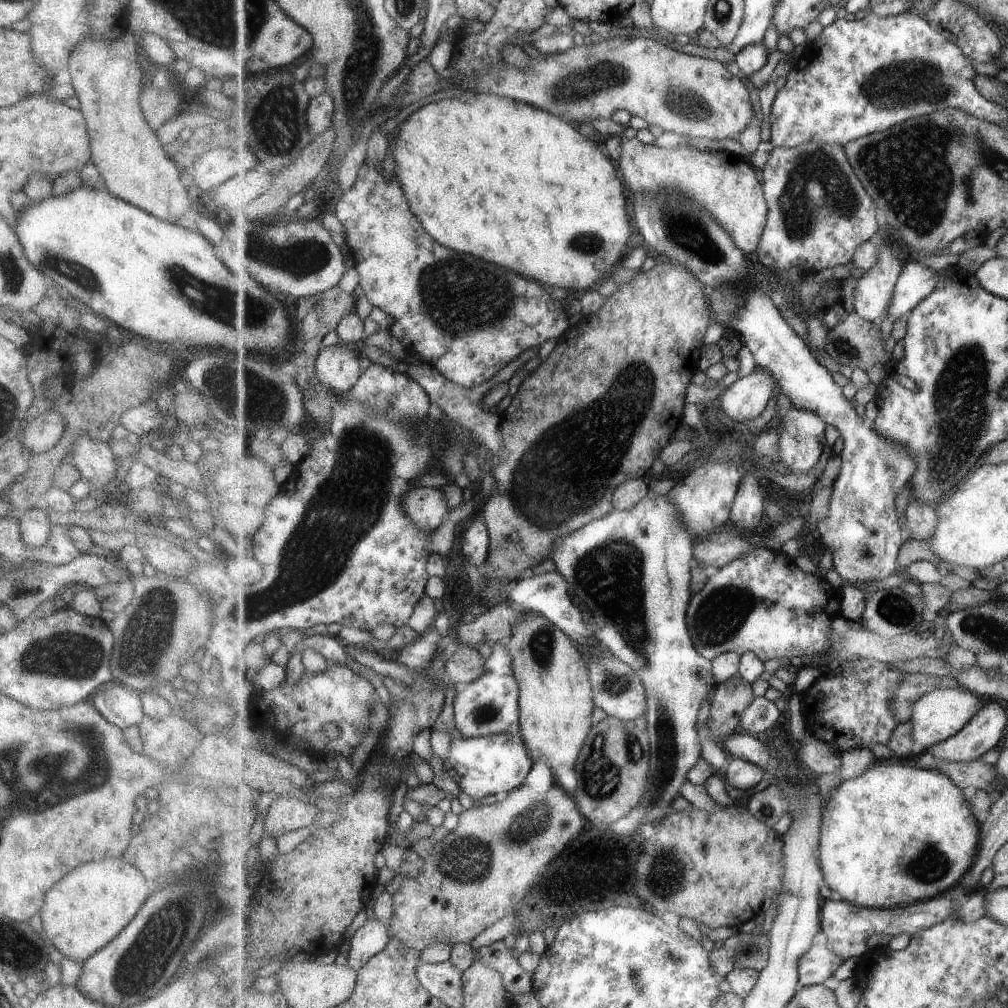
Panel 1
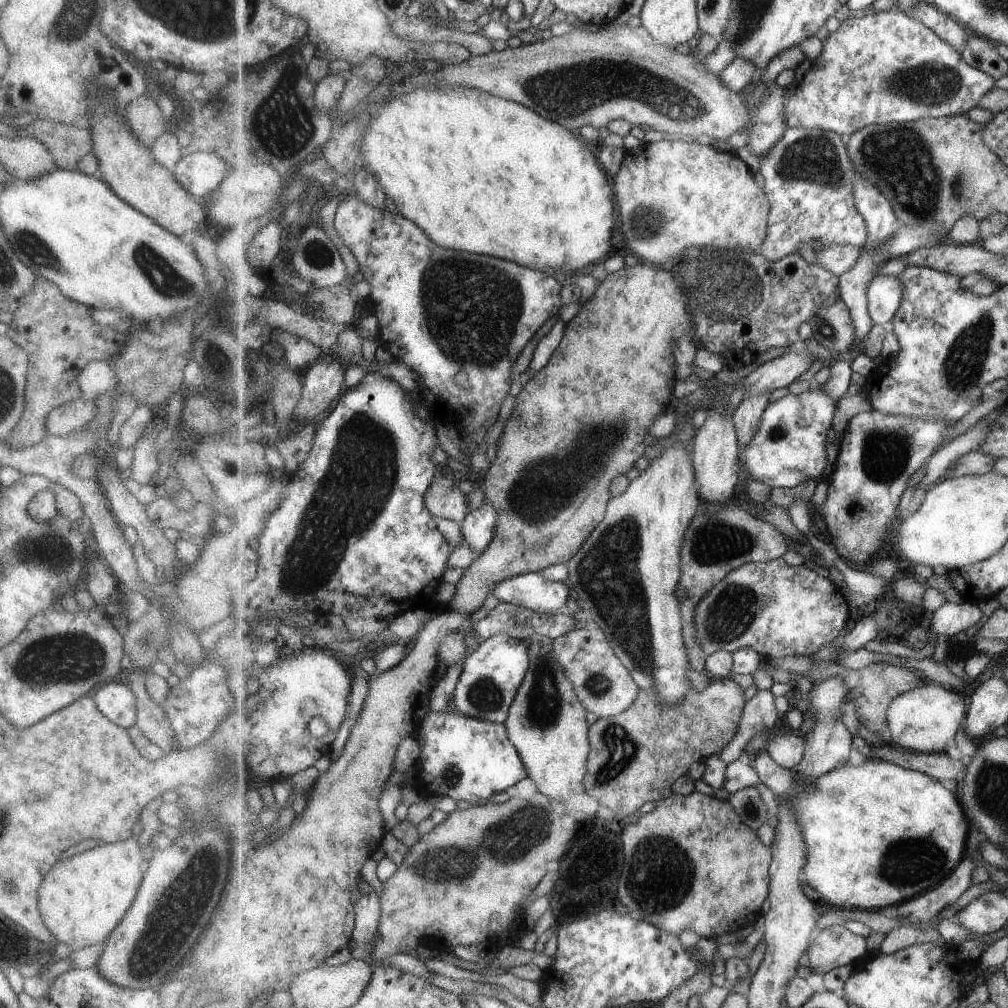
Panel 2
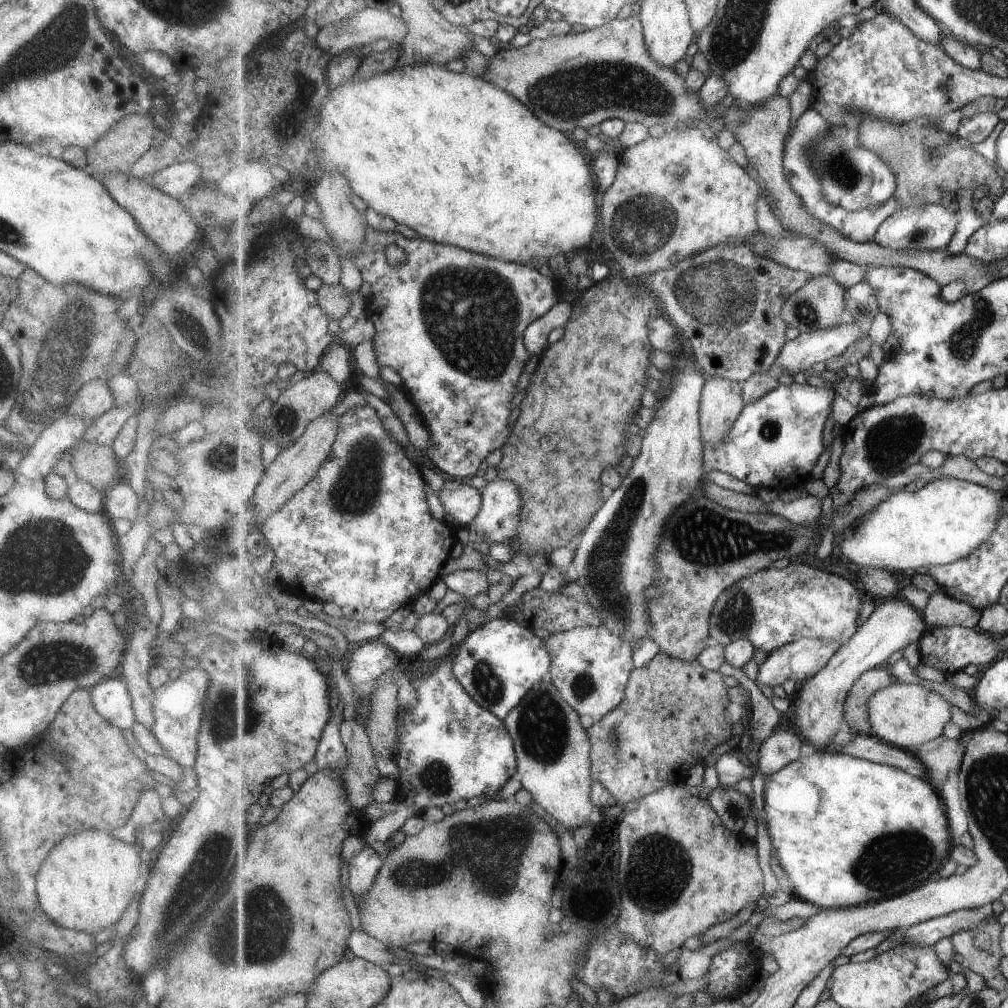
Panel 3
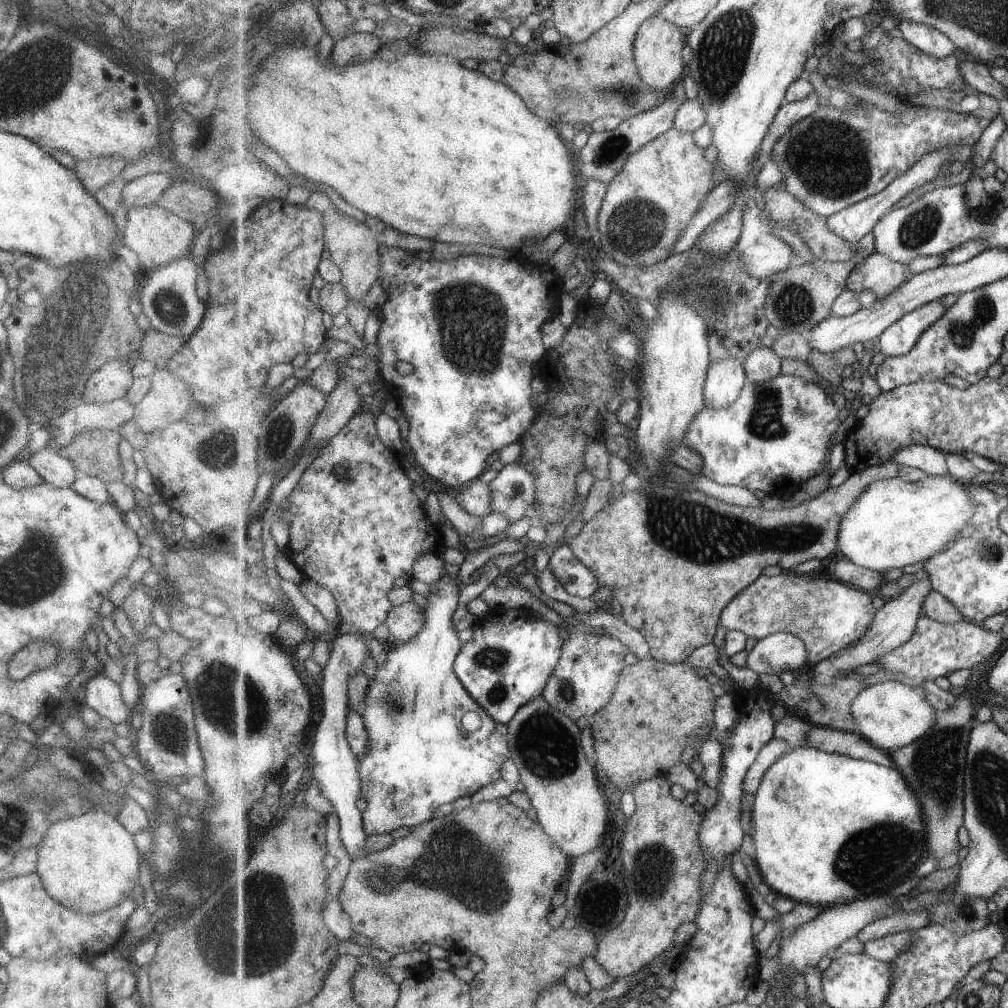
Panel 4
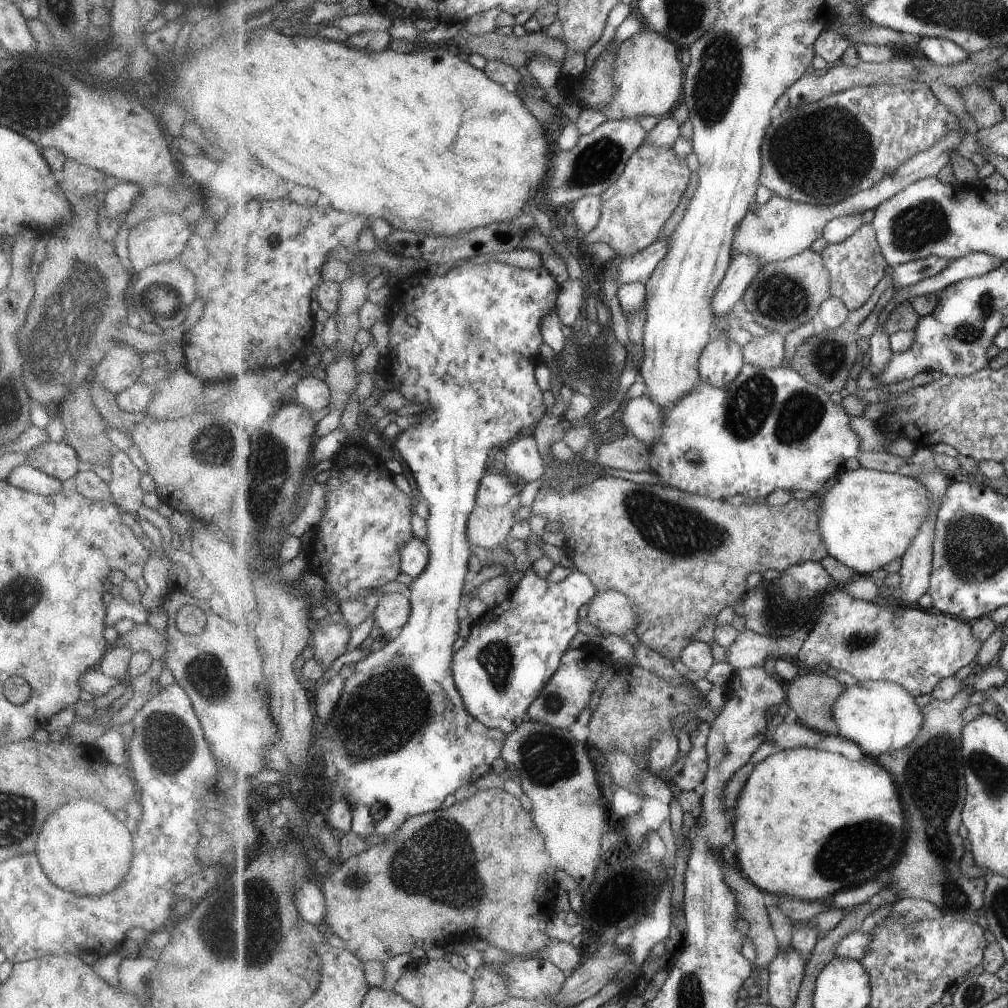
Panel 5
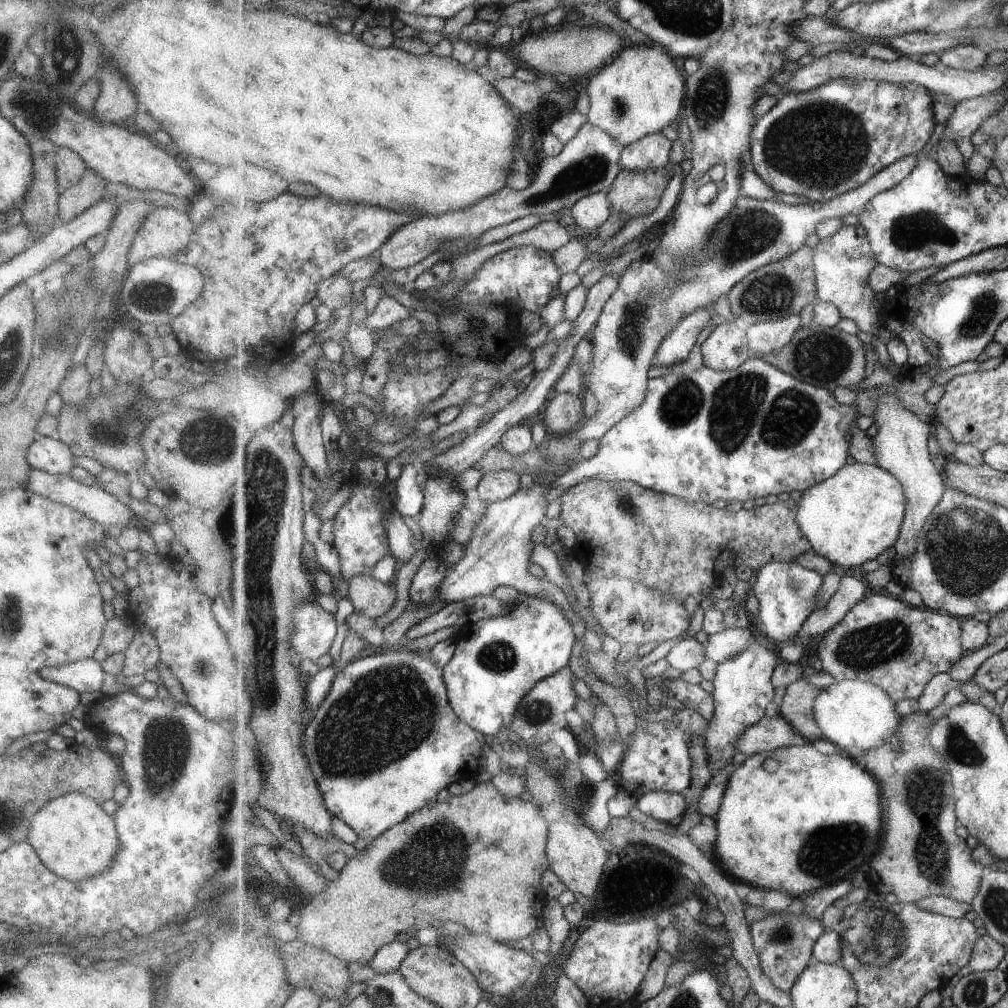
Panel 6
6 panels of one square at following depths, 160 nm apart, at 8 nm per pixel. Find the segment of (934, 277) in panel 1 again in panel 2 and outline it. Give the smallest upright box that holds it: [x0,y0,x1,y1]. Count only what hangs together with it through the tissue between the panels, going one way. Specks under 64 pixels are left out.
[867,275,904,325]

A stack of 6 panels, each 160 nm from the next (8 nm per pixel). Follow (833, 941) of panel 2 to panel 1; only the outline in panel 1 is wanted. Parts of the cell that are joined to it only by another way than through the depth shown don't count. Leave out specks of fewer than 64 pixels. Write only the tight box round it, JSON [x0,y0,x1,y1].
[799,945,844,987]

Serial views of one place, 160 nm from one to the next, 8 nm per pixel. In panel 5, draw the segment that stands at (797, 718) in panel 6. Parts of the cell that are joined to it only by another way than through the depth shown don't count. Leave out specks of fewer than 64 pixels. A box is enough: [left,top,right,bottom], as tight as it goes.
[785,670,847,735]

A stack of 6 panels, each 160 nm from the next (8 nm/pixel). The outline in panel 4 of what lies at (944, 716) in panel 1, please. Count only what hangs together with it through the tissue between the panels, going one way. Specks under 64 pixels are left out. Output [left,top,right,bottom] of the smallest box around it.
[851,681,937,754]

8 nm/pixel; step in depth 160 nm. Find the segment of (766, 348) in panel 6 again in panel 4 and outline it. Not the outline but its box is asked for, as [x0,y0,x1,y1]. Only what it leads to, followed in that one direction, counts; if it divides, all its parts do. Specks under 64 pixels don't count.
[744,348,781,385]

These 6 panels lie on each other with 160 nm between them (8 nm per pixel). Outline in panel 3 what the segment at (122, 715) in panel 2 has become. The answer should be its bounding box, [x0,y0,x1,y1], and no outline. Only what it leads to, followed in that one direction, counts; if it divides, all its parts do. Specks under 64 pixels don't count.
[90,675,134,729]

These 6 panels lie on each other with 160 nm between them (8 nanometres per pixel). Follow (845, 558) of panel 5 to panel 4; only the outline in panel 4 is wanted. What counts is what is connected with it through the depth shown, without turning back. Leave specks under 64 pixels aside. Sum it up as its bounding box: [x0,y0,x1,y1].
[839,474,976,573]

